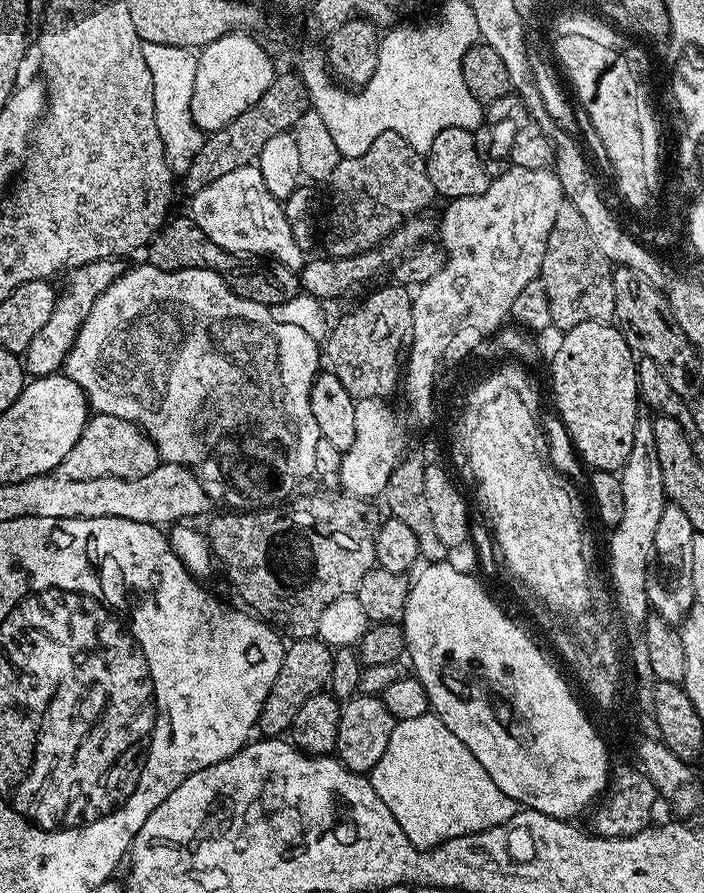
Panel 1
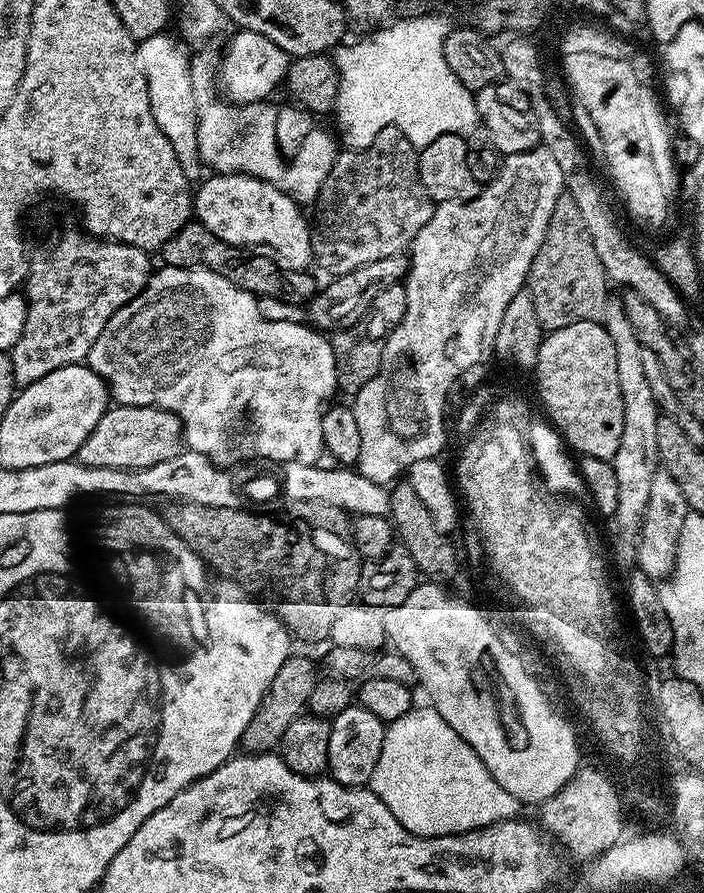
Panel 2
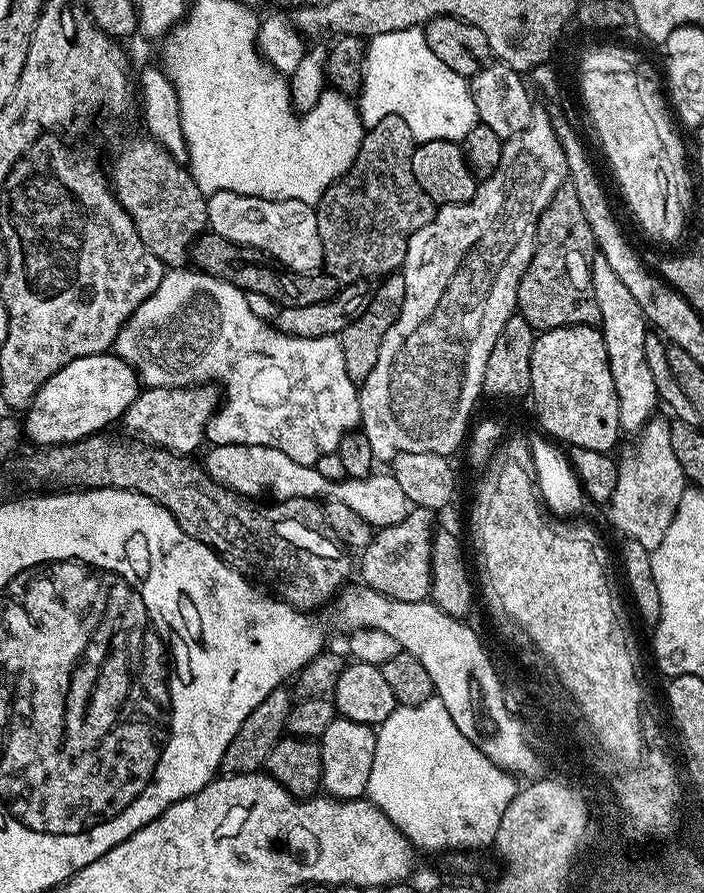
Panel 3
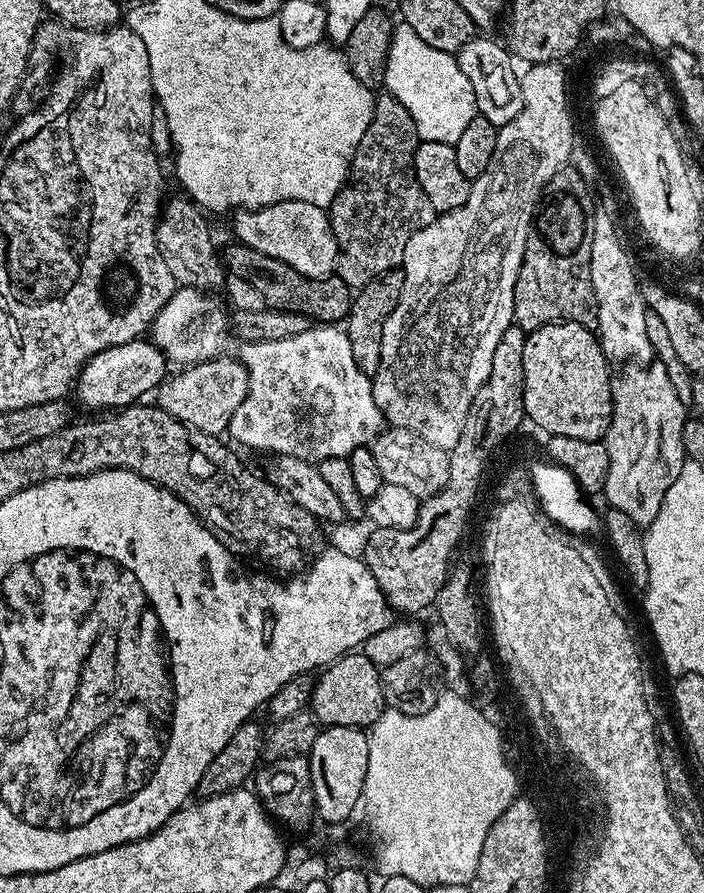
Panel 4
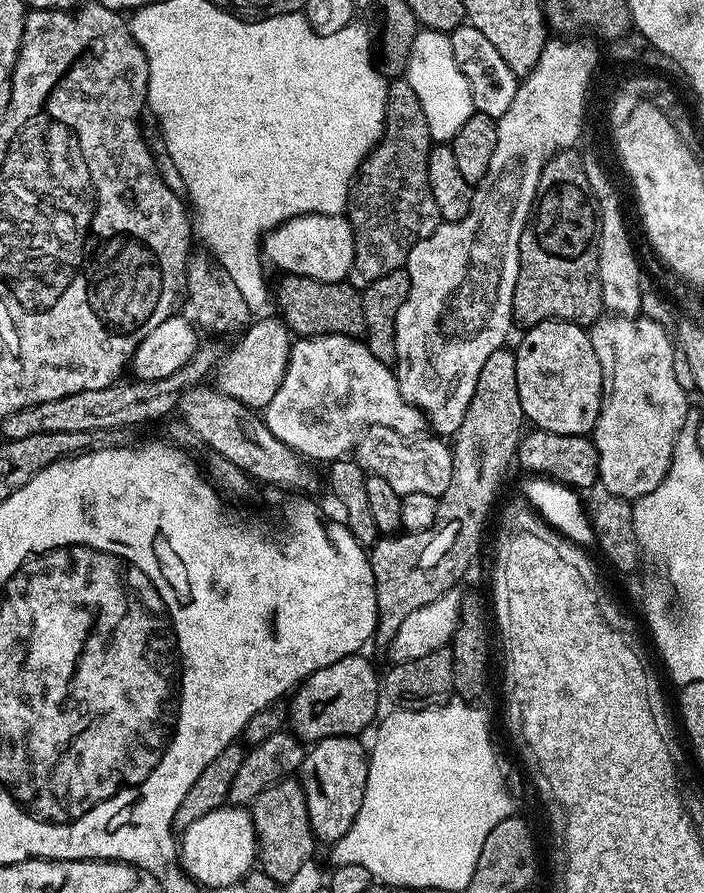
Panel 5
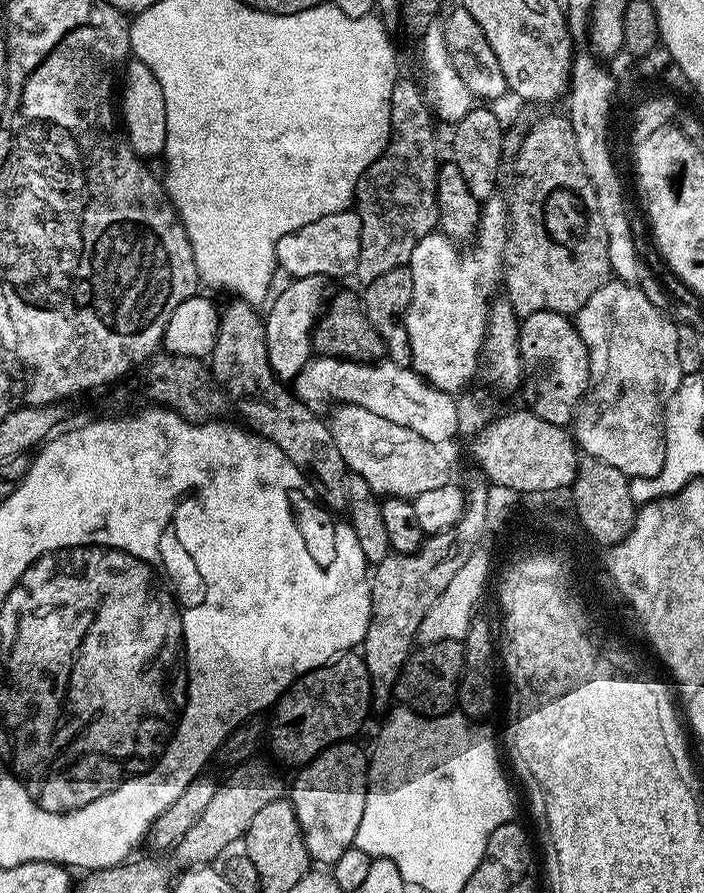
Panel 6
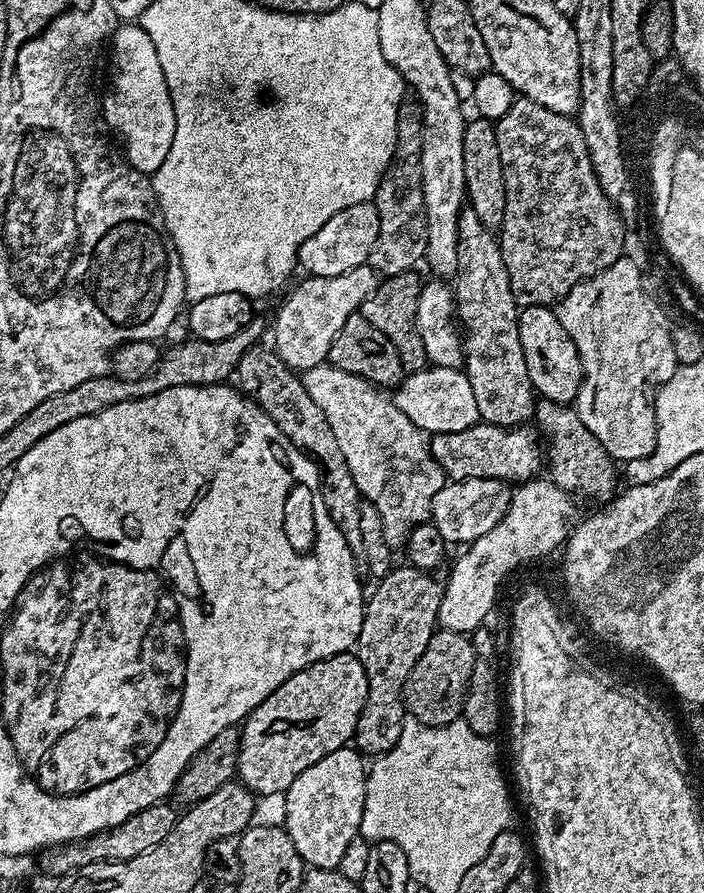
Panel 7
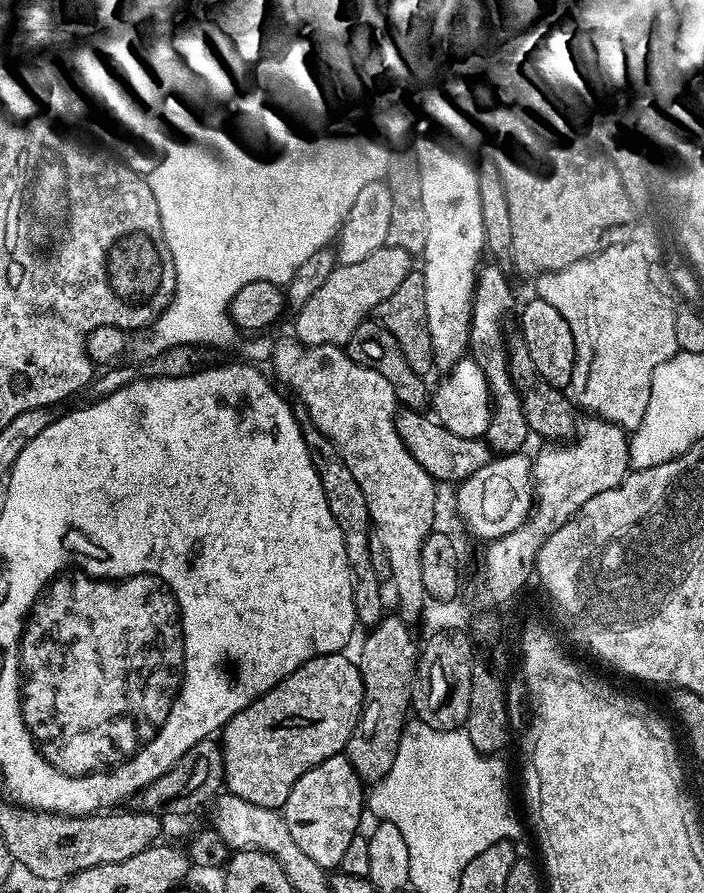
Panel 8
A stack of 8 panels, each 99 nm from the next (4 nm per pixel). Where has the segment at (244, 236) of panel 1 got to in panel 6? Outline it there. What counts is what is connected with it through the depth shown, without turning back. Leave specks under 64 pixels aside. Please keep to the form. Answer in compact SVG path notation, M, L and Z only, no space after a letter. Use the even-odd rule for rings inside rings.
M349 210L338 214L326 214L310 226L302 226L297 232L284 236L276 247L276 263L279 271L289 272L289 277L297 276L344 276L355 273L358 250L362 246L362 218L359 212Z

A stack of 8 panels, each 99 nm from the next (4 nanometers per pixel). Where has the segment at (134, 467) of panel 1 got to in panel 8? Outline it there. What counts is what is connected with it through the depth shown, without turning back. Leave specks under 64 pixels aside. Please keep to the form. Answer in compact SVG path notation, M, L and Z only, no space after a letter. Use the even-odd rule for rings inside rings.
M382 247L374 250L362 262L337 263L336 269L326 278L325 284L306 302L306 306L295 309L295 339L301 344L322 346L323 344L347 345L350 334L375 313L376 307L394 290L398 290L402 278L414 271L413 253L401 248Z

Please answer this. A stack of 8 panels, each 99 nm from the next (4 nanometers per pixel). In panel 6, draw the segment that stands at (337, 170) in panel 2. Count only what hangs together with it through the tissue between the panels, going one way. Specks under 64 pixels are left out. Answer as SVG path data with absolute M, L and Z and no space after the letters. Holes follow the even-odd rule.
M398 82L394 86L394 94L390 94L390 126L392 133L388 139L386 150L382 150L375 162L368 167L364 174L364 179L361 180L357 195L354 201L355 211L359 212L362 218L362 246L358 250L358 262L356 263L355 279L361 280L361 285L366 286L370 282L374 282L374 278L380 277L381 274L386 274L395 268L403 268L407 265L408 259L414 254L414 246L418 246L418 242L422 242L422 238L426 238L430 233L437 231L440 222L440 211L438 210L438 194L436 193L436 170L438 167L438 159L436 160L436 128L432 125L434 121L434 113L426 99L425 93L422 91L421 85L404 84Z

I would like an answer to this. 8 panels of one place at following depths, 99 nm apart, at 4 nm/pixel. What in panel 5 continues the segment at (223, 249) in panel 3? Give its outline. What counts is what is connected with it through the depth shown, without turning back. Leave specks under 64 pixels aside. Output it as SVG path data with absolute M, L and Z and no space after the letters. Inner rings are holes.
M305 276L279 277L280 285L275 285L274 300L280 303L279 315L288 325L289 333L300 338L309 336L350 336L363 337L364 315L362 314L361 289L355 288L347 280L322 282L318 278Z

